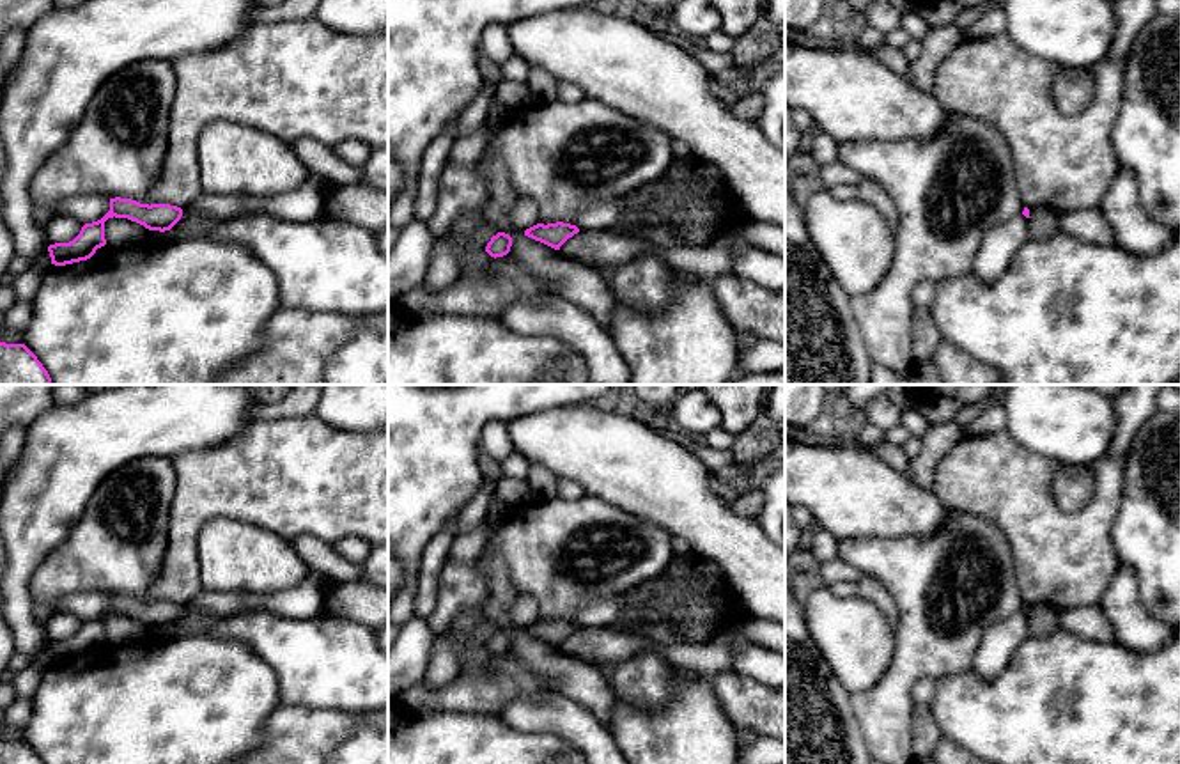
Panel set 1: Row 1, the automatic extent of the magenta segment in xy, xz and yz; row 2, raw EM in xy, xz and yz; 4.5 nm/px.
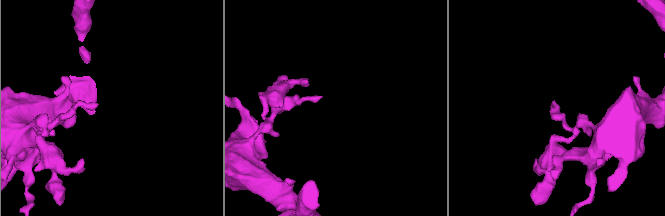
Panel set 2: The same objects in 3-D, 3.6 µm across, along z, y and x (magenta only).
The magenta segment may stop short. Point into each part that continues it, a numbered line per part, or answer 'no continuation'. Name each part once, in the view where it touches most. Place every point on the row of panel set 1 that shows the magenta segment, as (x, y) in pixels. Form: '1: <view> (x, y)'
no continuation

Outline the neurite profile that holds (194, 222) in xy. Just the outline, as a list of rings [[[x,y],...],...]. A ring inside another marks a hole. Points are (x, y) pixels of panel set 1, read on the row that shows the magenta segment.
[[[186,207],[182,209],[181,220],[170,230],[177,232],[182,239],[198,238],[206,234],[216,222],[216,216],[202,213],[195,207]]]

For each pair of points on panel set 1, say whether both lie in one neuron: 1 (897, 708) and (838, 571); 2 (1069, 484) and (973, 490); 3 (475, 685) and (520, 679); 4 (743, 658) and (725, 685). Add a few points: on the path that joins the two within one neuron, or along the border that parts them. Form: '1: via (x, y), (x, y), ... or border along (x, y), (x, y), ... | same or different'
1: border along (838, 557), (863, 573) | different
2: border along (1086, 467), (1094, 495), (1079, 509), (1065, 513) | different
3: via (486, 685), (504, 685), (509, 679) | same
4: border along (730, 669), (766, 686) | different

